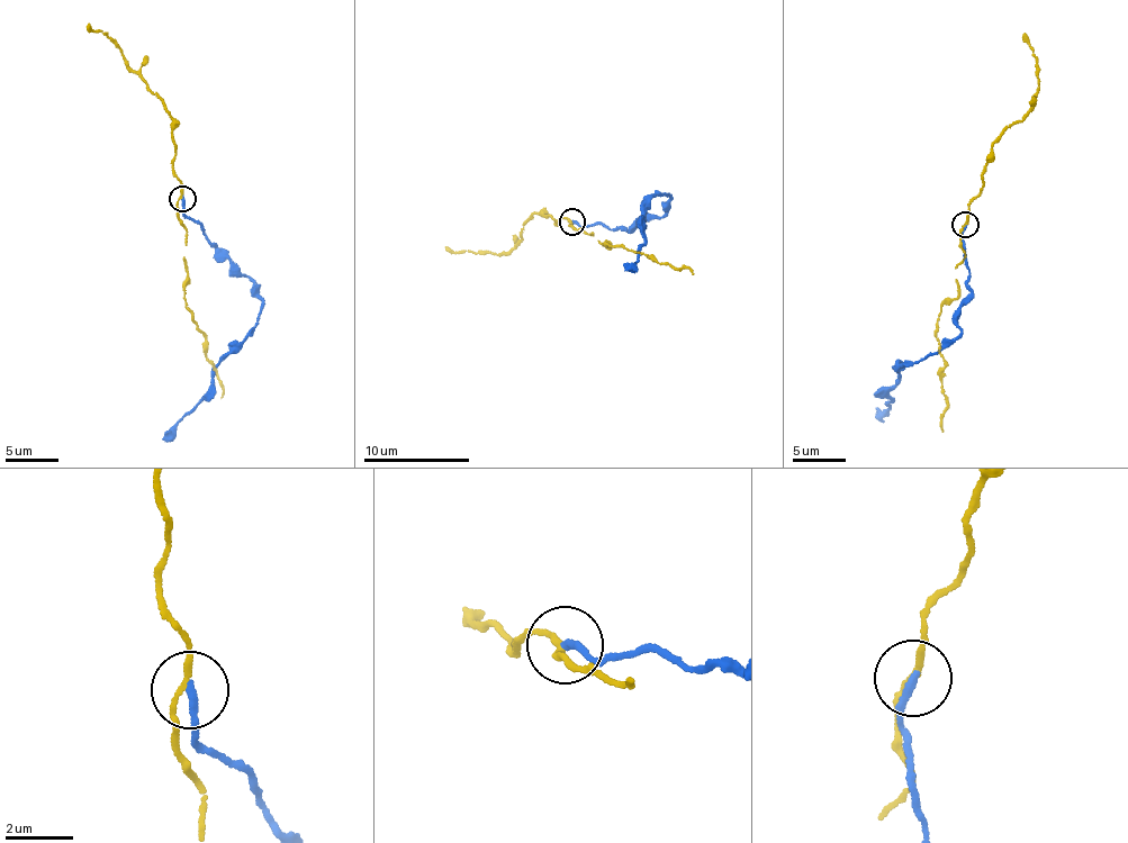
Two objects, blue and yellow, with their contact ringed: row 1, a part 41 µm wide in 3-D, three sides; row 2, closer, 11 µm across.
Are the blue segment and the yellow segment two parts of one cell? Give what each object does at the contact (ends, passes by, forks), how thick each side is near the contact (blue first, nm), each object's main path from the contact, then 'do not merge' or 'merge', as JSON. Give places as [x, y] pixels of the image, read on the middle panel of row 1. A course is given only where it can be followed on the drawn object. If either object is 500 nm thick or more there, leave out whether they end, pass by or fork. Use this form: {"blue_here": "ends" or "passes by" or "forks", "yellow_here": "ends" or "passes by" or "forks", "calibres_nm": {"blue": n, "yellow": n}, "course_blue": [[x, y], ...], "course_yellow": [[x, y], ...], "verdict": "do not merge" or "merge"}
{"blue_here": "ends", "yellow_here": "passes by", "calibres_nm": {"blue": 240, "yellow": 150}, "course_blue": [[572, 221], [622, 230], [648, 215], [666, 212], [670, 198], [651, 196], [637, 261], [625, 271]], "course_yellow": [[572, 221], [608, 248], [607, 244], [622, 245], [693, 273]], "verdict": "do not merge"}

